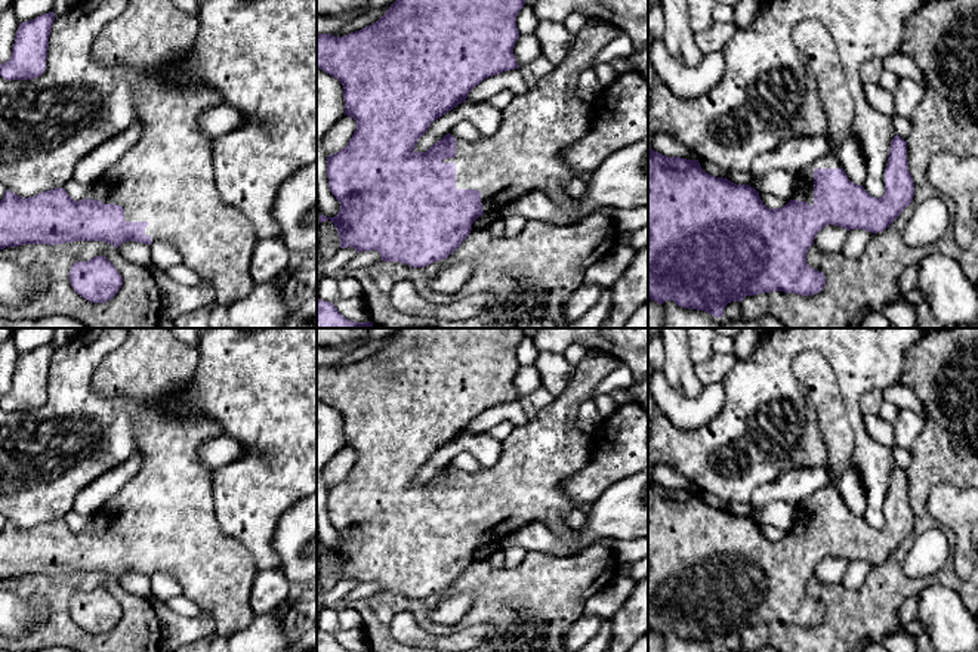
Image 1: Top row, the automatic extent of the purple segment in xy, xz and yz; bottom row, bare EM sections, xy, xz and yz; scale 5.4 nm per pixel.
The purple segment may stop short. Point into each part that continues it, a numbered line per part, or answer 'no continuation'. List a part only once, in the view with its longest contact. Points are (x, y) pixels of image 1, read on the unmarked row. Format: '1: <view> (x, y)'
1: xz (525, 484)

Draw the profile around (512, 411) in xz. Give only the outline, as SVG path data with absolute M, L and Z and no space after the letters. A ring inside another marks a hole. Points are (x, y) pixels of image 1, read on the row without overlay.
M519 399L503 402L497 407L482 411L469 423L466 433L478 435L488 432L502 421L510 421L515 427L524 426L528 421Z

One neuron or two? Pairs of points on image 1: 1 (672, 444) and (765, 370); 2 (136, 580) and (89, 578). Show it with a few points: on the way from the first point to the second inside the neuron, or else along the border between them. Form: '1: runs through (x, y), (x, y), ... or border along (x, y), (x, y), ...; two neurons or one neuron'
1: runs through (699, 444), (707, 444), (755, 396); one neuron
2: border along (116, 580), (130, 593), (147, 599); two neurons

